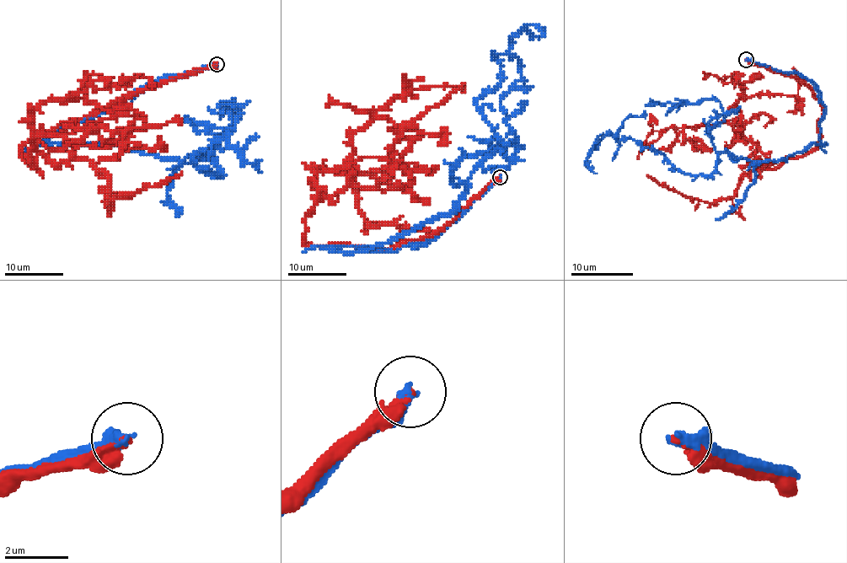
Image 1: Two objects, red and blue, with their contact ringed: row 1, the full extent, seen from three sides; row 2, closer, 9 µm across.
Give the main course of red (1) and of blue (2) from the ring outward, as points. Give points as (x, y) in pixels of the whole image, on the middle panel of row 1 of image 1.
1: (500, 177), (418, 239), (377, 249), (304, 240), (313, 180), (327, 195), (372, 187), (404, 126), (464, 83)
2: (500, 177), (427, 240), (327, 248), (452, 210), (502, 143), (476, 100), (498, 56), (544, 35)

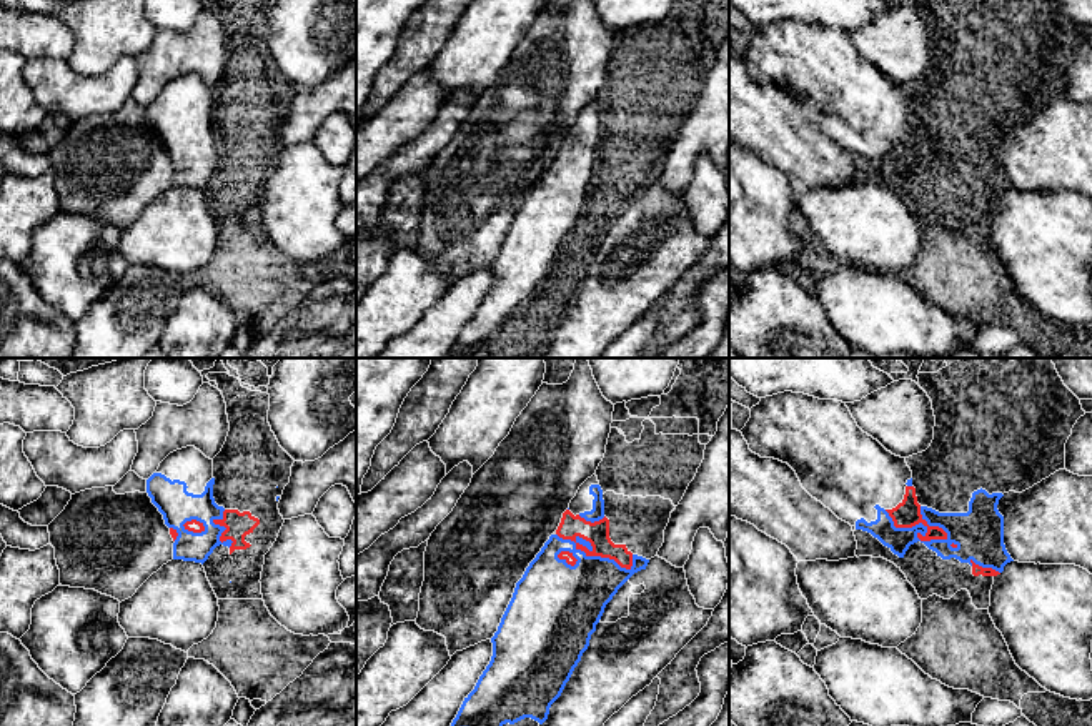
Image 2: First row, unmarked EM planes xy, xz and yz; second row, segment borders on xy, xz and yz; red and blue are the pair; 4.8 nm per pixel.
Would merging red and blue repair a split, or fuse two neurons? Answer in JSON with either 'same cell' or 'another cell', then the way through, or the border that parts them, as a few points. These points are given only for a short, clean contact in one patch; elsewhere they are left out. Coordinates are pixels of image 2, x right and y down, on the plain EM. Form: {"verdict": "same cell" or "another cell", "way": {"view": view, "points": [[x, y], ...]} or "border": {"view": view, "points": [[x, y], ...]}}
{"verdict": "another cell"}

